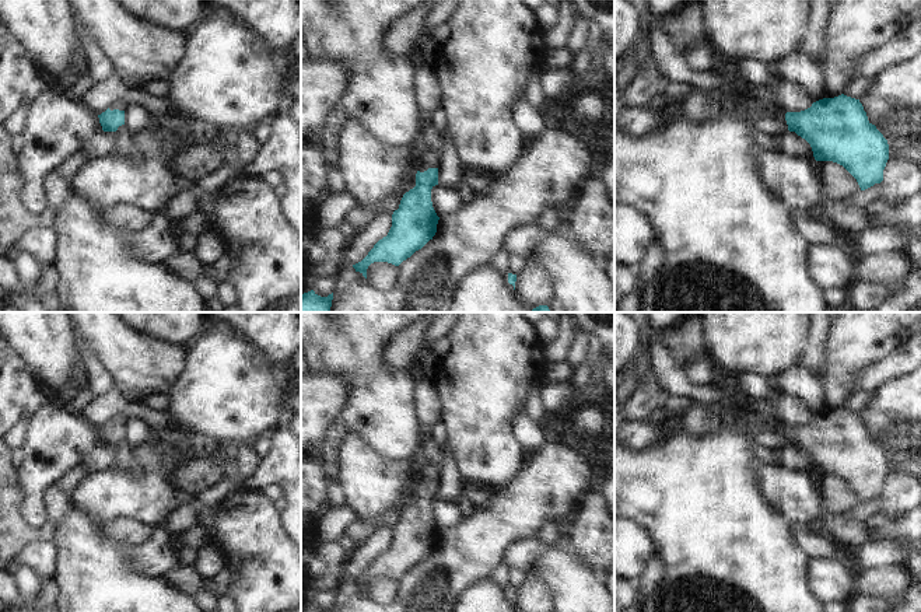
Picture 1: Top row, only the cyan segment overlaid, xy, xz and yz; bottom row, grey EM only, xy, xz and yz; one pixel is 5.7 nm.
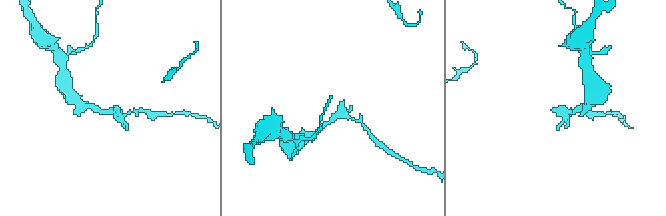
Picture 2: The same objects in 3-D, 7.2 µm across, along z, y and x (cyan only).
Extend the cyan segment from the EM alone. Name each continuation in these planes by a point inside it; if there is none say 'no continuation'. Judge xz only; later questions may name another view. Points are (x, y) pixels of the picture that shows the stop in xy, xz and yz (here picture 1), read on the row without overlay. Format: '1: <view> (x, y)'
1: xz (426, 472)

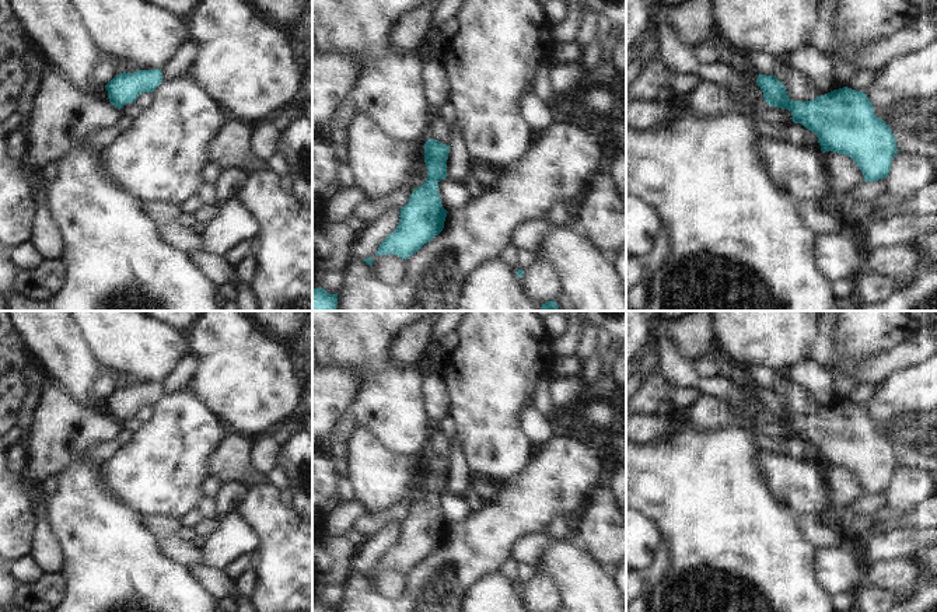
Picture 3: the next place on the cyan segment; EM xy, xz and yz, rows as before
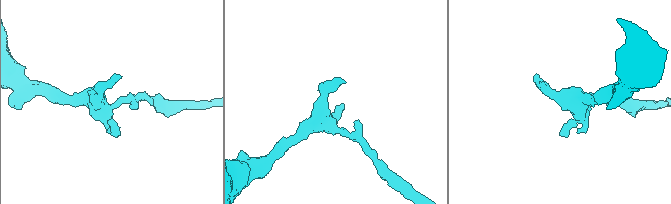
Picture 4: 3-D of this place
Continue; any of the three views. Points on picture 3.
1: yz (693, 335)

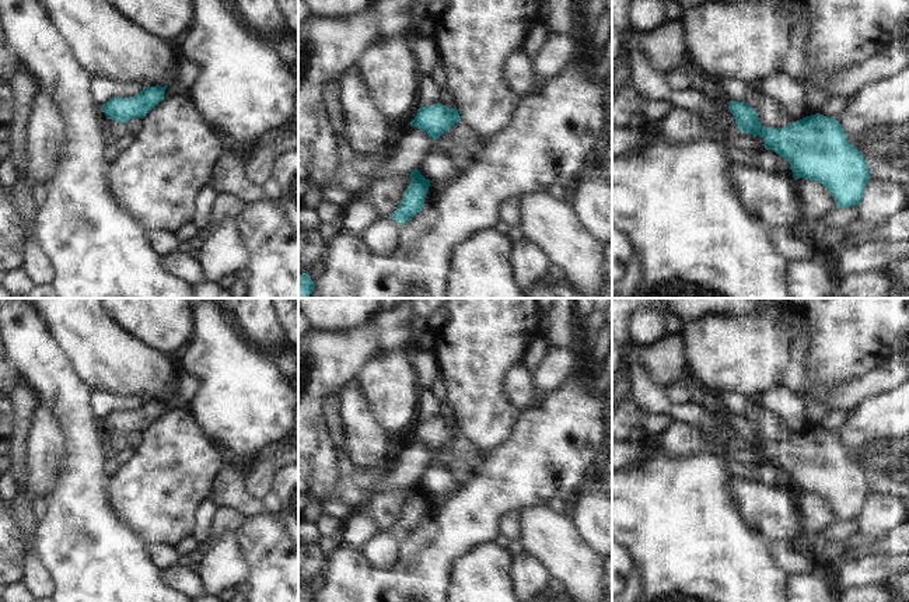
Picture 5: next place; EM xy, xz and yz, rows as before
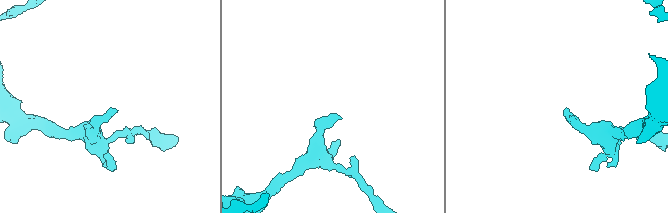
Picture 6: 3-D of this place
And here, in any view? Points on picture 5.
1: yz (665, 361)

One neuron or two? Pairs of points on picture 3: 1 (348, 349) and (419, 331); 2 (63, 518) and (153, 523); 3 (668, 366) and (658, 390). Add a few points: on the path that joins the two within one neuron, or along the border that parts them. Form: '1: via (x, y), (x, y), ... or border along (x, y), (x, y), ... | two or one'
1: border along (411, 325), (391, 345), (390, 364), (392, 369) | two
2: border along (142, 517), (142, 521), (158, 539) | two
3: border along (658, 366), (668, 383), (678, 388), (692, 388) | two

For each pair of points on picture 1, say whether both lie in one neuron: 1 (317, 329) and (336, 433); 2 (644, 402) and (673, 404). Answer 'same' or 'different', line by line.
1: different
2: same

